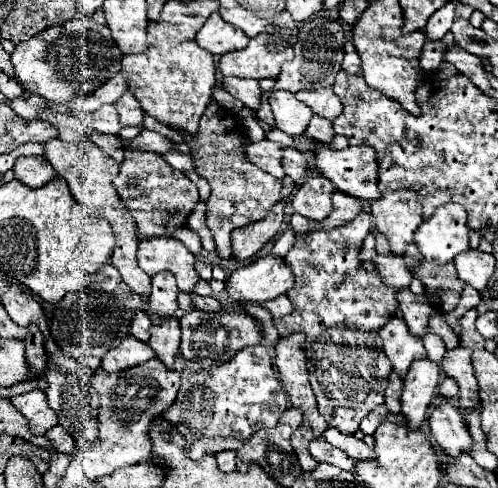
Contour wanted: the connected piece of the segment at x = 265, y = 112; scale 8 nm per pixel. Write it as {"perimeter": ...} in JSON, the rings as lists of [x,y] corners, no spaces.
{"perimeter":[[[263,92],[262,94],[262,104],[260,106],[260,110],[256,111],[256,115],[258,118],[262,118],[266,124],[270,127],[275,127],[275,121],[273,119],[273,113],[271,111],[271,107],[268,103],[268,98],[270,96],[270,92]]]}

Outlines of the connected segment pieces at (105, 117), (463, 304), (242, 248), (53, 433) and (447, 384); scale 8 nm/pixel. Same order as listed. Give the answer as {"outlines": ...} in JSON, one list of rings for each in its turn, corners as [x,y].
{"outlines":[[[[104,104],[94,112],[94,130],[102,134],[118,134],[120,132],[118,112],[114,110],[114,104]]],[[[464,286],[464,290],[462,290],[462,298],[460,298],[458,305],[454,310],[458,310],[463,316],[464,312],[470,310],[470,308],[476,308],[480,302],[482,302],[480,292],[474,290],[474,288],[470,288],[470,286]]],[[[278,202],[264,220],[254,222],[244,228],[236,228],[232,232],[234,258],[240,262],[246,262],[252,256],[256,256],[256,252],[278,234],[282,220],[284,220],[284,202]]],[[[60,424],[52,426],[48,432],[46,432],[46,438],[50,438],[52,446],[58,450],[58,452],[64,452],[64,454],[70,454],[76,446],[76,440],[72,438],[70,432],[66,432]]],[[[444,378],[440,384],[440,394],[446,398],[454,398],[458,394],[458,382],[454,378]]]]}

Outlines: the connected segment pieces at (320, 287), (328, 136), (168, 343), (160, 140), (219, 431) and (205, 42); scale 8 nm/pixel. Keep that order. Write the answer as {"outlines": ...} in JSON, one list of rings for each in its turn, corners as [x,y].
{"outlines":[[[[360,212],[348,226],[334,228],[330,232],[310,232],[298,234],[296,244],[286,254],[286,260],[292,262],[294,270],[294,288],[288,292],[294,302],[294,312],[276,318],[274,324],[280,336],[288,336],[290,332],[304,332],[308,340],[318,340],[318,336],[328,336],[338,332],[340,328],[358,328],[366,330],[368,336],[374,336],[386,320],[390,320],[398,310],[396,290],[386,286],[380,280],[380,274],[370,274],[362,268],[362,260],[358,258],[364,238],[372,230],[372,216],[368,212]]],[[[312,116],[308,128],[306,128],[306,136],[312,138],[312,140],[318,140],[318,142],[324,142],[324,144],[330,144],[334,140],[334,128],[332,128],[332,122],[322,118],[322,116]]],[[[178,318],[166,320],[166,324],[150,328],[150,348],[156,356],[166,364],[166,368],[174,368],[176,354],[180,350],[180,324]]],[[[142,130],[134,140],[122,140],[122,144],[124,144],[124,148],[132,144],[134,148],[146,148],[146,150],[158,152],[158,154],[166,154],[166,152],[176,150],[176,144],[168,136],[154,132],[154,130]]],[[[256,344],[242,348],[232,360],[210,368],[200,368],[194,360],[184,360],[178,400],[162,418],[182,434],[186,452],[194,460],[200,460],[206,452],[218,454],[224,450],[238,450],[254,432],[274,428],[286,404],[288,398],[278,380],[272,356],[264,344]]],[[[214,12],[206,20],[202,30],[196,34],[196,44],[216,56],[222,56],[222,54],[234,52],[234,50],[242,50],[242,48],[246,48],[248,42],[250,42],[250,38],[240,28],[224,22],[218,12]]]]}

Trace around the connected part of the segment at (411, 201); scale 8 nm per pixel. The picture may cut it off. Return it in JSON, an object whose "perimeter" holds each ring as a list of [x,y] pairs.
{"perimeter":[[[400,189],[382,194],[382,200],[370,206],[376,230],[388,238],[398,256],[404,256],[404,250],[414,244],[414,234],[424,222],[421,201],[416,192]]]}

